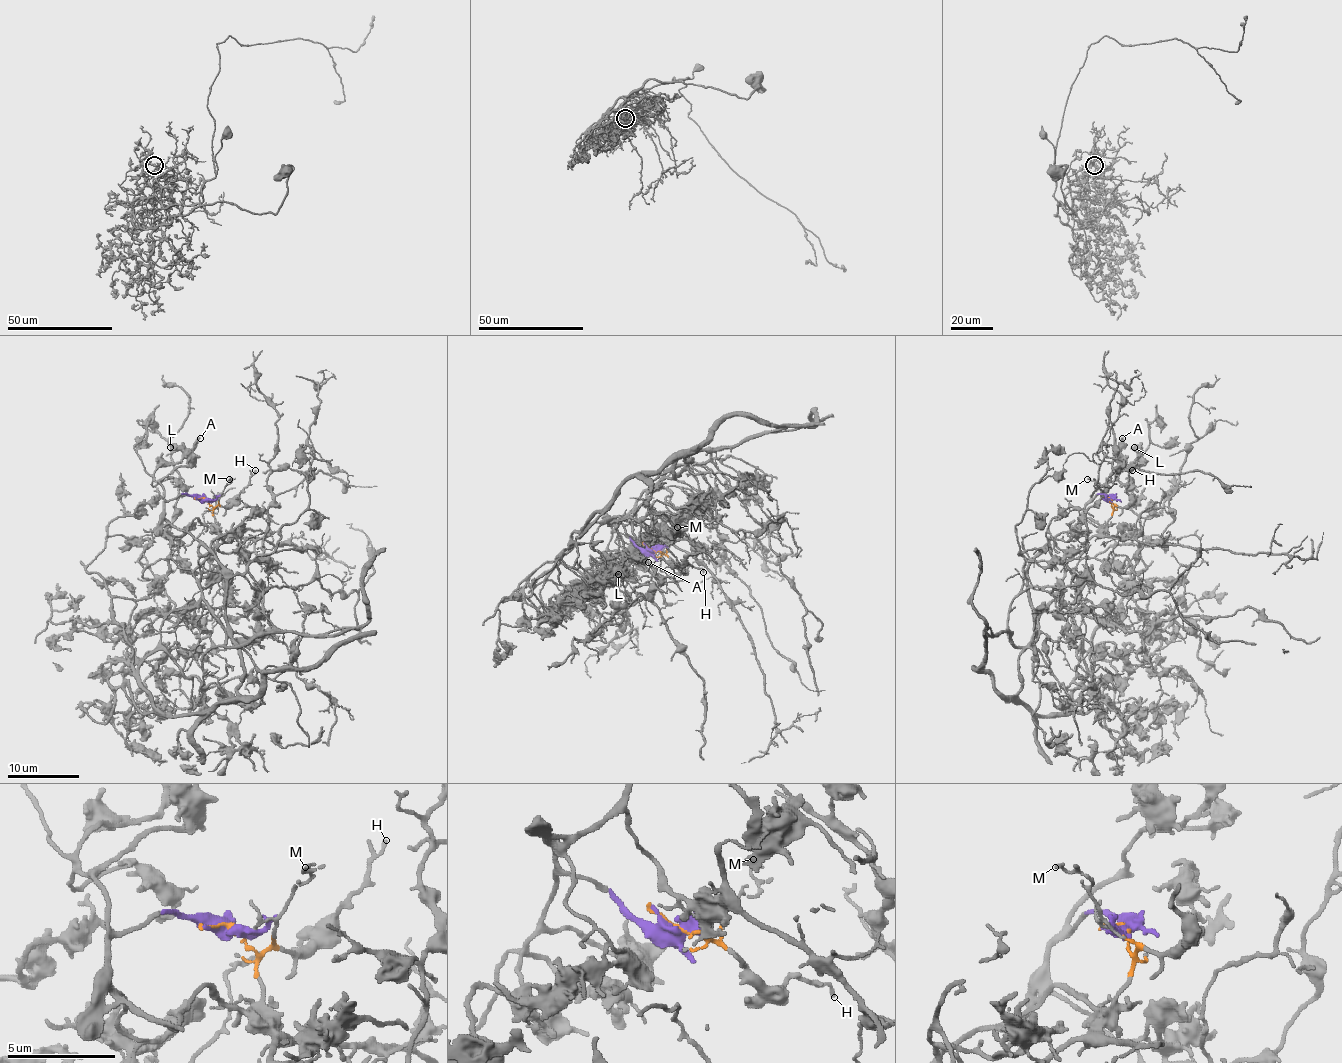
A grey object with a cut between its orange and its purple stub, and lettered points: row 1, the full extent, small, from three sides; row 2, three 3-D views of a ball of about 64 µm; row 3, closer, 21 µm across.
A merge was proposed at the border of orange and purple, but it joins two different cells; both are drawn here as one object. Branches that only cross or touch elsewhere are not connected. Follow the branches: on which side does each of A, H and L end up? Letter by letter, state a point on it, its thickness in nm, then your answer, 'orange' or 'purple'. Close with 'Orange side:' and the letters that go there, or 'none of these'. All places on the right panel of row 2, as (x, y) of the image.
A: (1122, 438) | 300 nm | purple
H: (1132, 470) | 140 nm | orange
L: (1134, 447) | 320 nm | purple
Orange side: H

